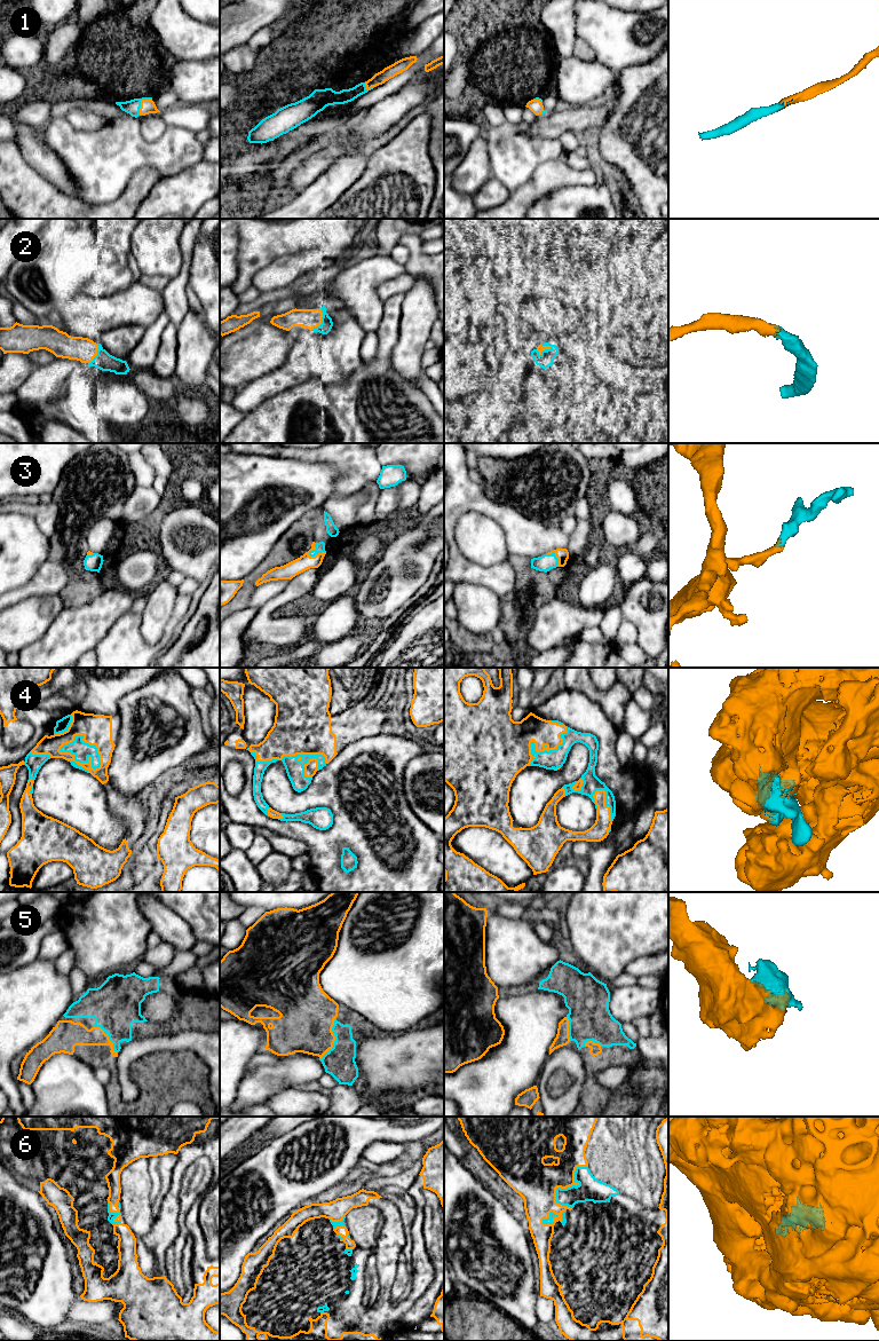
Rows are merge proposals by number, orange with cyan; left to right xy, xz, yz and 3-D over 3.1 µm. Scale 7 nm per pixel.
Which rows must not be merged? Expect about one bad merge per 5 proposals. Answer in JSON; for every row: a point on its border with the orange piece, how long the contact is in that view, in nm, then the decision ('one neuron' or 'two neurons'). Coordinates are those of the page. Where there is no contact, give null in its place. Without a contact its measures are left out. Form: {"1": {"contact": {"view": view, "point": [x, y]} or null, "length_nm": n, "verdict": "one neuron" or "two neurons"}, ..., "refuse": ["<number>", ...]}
{"1": {"contact": {"view": "xy", "point": [141, 103]}, "length_nm": 150, "verdict": "one neuron"}, "2": {"contact": {"view": "xz", "point": [321, 321]}, "length_nm": 170, "verdict": "one neuron"}, "3": {"contact": {"view": "xz", "point": [316, 554]}, "length_nm": 130, "verdict": "one neuron"}, "4": {"contact": {"view": "xy", "point": [82, 763]}, "length_nm": 320, "verdict": "one neuron"}, "5": {"contact": {"view": "xz", "point": [334, 1039]}, "length_nm": 320, "verdict": "one neuron"}, "6": {"contact": {"view": "yz", "point": [572, 1184]}, "length_nm": 340, "verdict": "one neuron"}, "refuse": []}

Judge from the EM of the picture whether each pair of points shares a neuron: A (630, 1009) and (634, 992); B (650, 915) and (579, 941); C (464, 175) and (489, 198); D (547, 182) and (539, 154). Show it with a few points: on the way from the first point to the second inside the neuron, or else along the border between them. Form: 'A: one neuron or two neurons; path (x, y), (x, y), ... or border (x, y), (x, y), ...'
A: one neuron; path (630, 1004), (634, 996)
B: one neuron; path (633, 915), (617, 916), (596, 937)
C: one neuron; path (470, 179), (483, 191)
D: two neurons; border (559, 157), (552, 160), (544, 160), (525, 183)

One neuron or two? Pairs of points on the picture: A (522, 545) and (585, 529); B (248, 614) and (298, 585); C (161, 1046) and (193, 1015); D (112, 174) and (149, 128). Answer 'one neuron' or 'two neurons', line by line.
A: two neurons
B: two neurons
C: two neurons
D: two neurons

